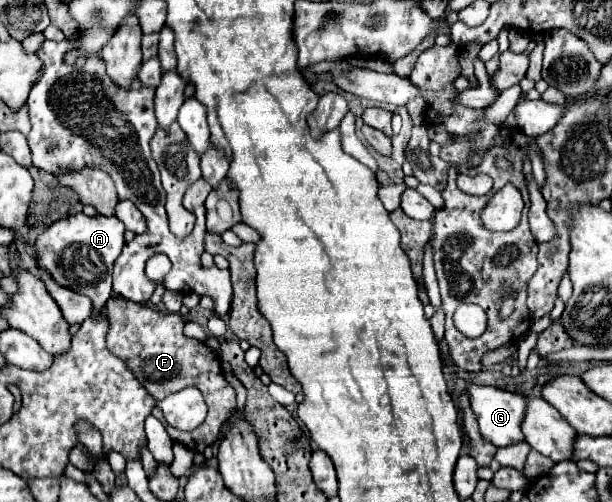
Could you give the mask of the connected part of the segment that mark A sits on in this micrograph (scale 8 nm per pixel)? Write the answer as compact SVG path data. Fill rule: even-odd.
M83 212L67 216L63 220L53 222L37 238L37 262L49 270L57 284L89 296L93 302L93 316L101 316L99 312L105 300L111 296L113 262L121 254L121 248L125 244L123 232L125 228L115 216L85 216Z

